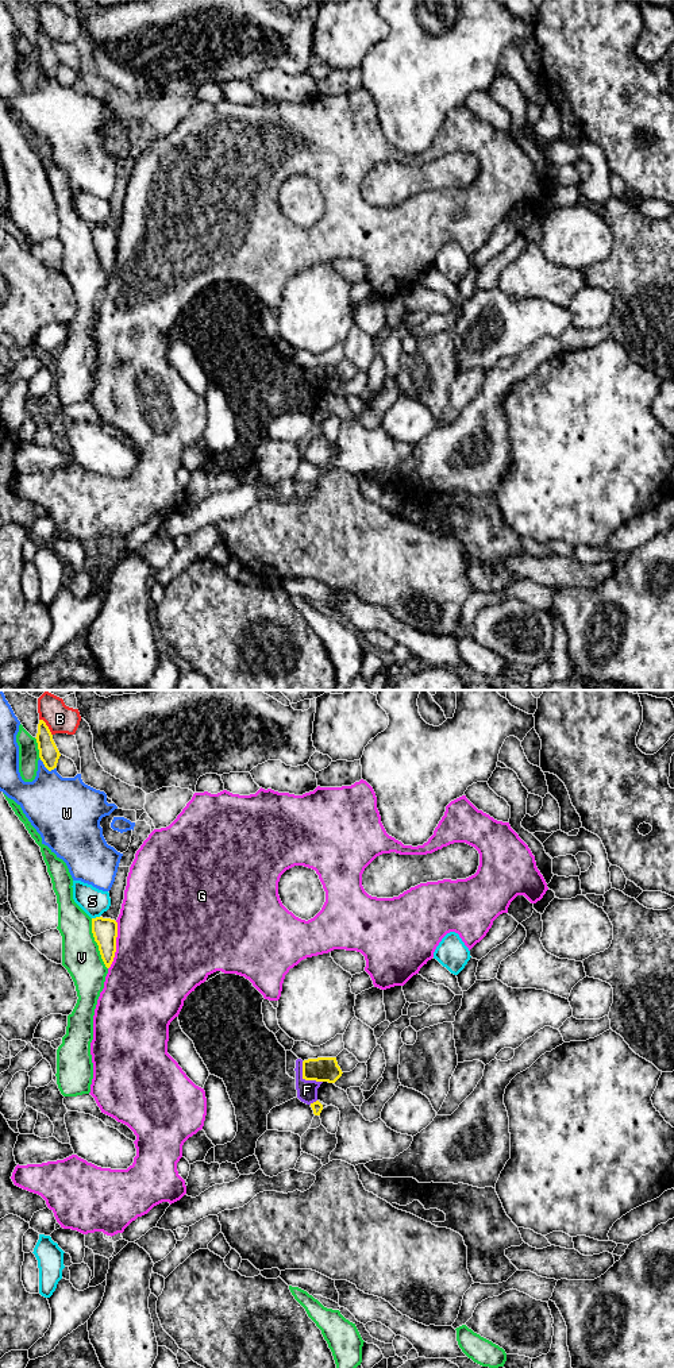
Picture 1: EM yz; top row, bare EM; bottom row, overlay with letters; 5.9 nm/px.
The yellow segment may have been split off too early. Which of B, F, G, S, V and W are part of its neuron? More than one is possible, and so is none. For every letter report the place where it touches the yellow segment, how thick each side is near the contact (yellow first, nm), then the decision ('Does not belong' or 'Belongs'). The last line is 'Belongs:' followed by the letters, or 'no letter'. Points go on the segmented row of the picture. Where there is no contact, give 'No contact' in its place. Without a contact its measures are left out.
B: Touches yellow at yz (47, 727). Thickness 120 nm (yellow) against 170 nm. Does not belong
F: Touches yellow at yz (305, 1079). Thickness 140 nm (yellow) against 130 nm. Does not belong
G: Touches yellow at yz (115, 945). Thickness 150 nm (yellow) against 500 nm. Does not belong
S: Touches yellow at yz (96, 917). Thickness 150 nm (yellow) against 160 nm. Does not belong
V: Touches yellow at yz (97, 944). Thickness 150 nm (yellow) against 220 nm. Does not belong
W: Touches yellow at yz (46, 767). Thickness 120 nm (yellow) against 360 nm. Does not belong
Belongs: no letter

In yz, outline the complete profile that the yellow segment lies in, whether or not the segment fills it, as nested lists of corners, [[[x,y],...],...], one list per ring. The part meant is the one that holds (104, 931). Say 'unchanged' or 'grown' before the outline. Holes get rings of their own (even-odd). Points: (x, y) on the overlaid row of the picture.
unchanged | [[[103,917],[92,918],[92,933],[101,959],[105,967],[109,968],[116,952],[118,922]]]

